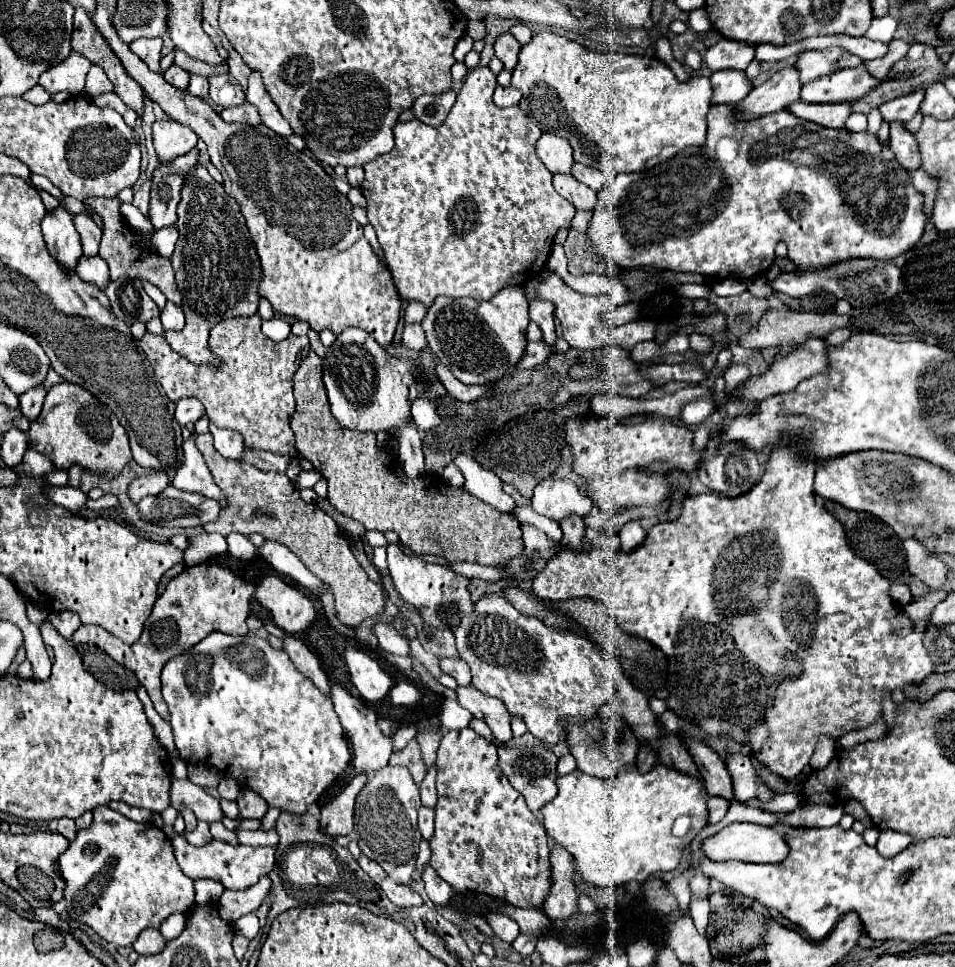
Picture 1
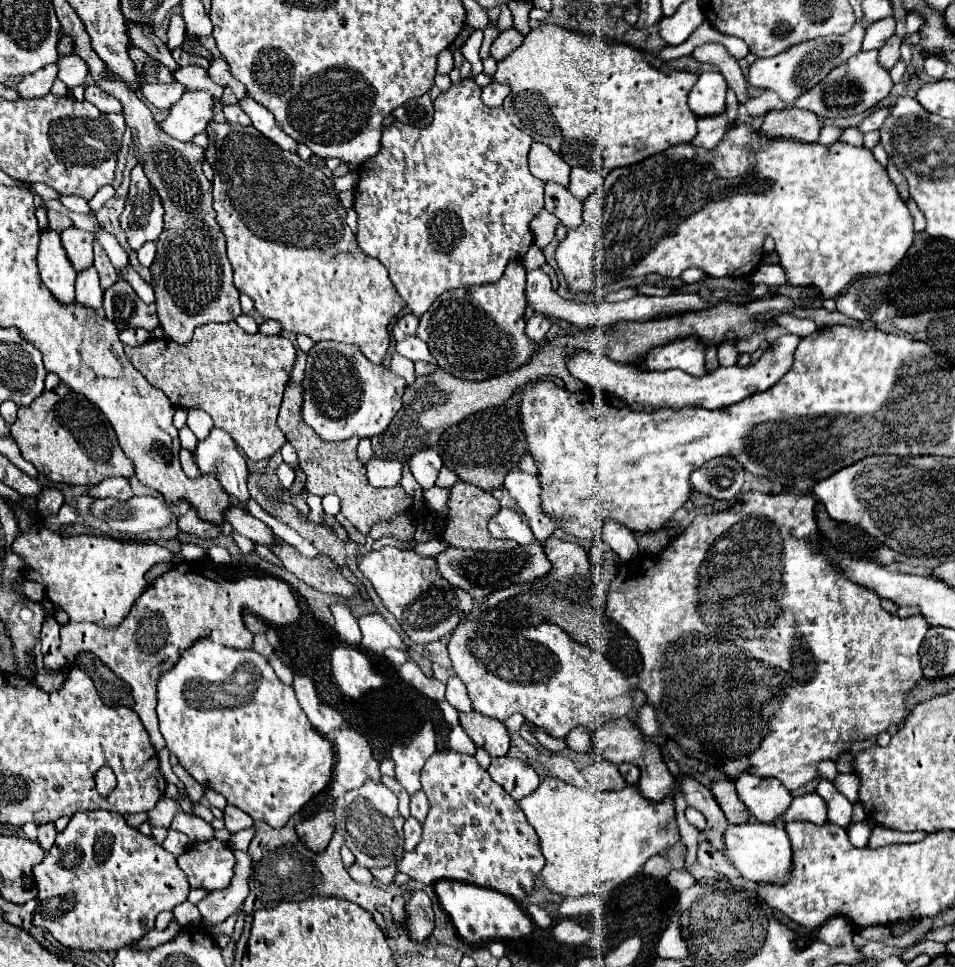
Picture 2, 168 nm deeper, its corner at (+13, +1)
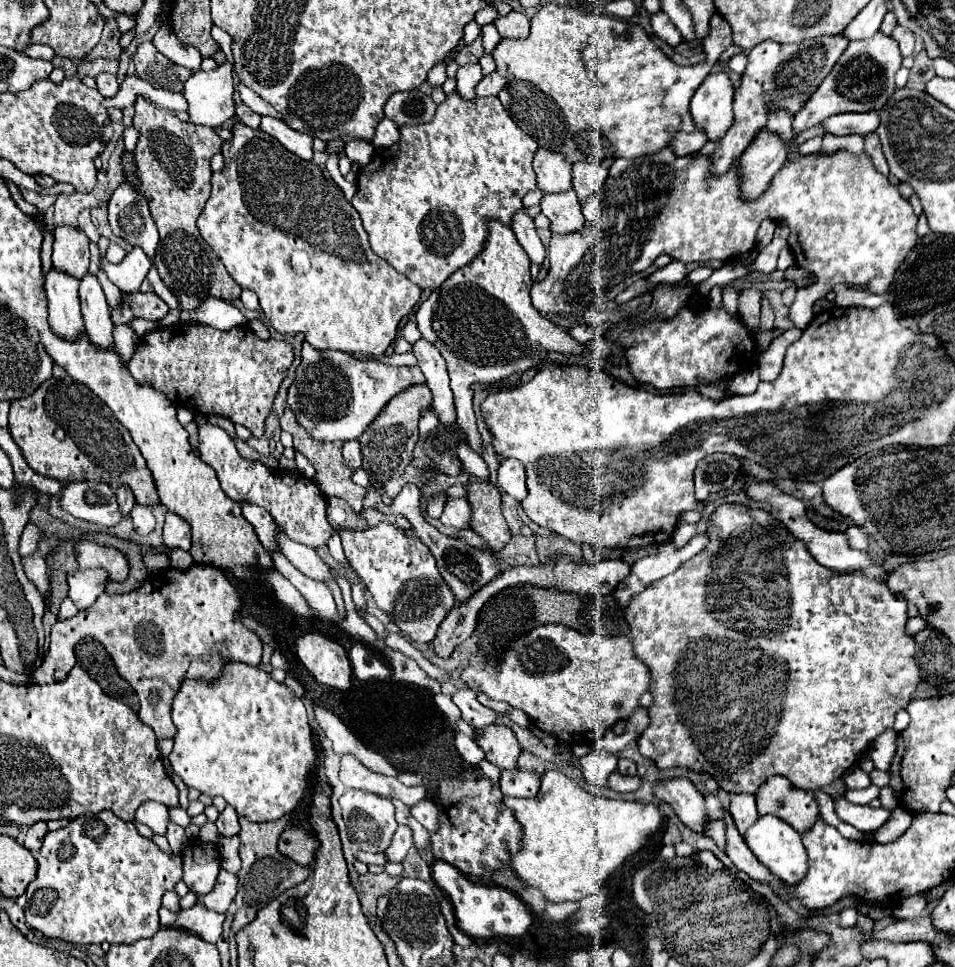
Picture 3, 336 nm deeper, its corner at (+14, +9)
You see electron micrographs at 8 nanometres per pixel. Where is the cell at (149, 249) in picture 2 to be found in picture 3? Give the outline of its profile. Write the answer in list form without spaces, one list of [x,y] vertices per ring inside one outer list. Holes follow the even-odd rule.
[[[133,248],[119,264],[111,264],[105,258],[101,264],[103,264],[107,278],[115,286],[119,286],[121,292],[125,292],[125,294],[137,292],[149,272],[149,268],[151,268],[151,262],[147,260],[145,252],[141,252],[141,248]]]

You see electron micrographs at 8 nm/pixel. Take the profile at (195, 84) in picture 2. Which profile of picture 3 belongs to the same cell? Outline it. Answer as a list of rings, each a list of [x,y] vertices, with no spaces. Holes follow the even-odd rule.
[[[163,24],[157,30],[157,34],[153,36],[153,44],[171,62],[175,62],[179,66],[185,66],[185,68],[189,68],[193,72],[197,72],[201,68],[201,54],[199,54],[199,50],[193,48],[193,46],[183,44],[175,36],[175,32],[171,28],[167,28],[167,24]]]

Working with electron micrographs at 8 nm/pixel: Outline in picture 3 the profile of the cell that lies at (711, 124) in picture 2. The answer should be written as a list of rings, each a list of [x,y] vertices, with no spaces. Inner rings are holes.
[[[679,132],[673,136],[673,140],[669,142],[669,148],[673,150],[675,156],[687,156],[687,154],[695,154],[699,152],[703,146],[707,144],[705,140],[705,132]]]

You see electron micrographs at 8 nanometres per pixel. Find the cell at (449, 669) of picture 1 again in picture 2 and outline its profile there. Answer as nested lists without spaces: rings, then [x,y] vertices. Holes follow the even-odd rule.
[[[450,676],[446,682],[446,700],[458,710],[458,712],[470,712],[472,704],[466,694],[466,686],[458,676]]]

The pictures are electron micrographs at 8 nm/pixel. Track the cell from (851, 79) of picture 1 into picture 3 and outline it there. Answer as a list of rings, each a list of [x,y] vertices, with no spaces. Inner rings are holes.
[[[877,32],[873,38],[849,42],[849,48],[837,60],[837,68],[821,82],[821,88],[809,98],[809,104],[793,120],[793,134],[799,136],[805,128],[811,128],[825,120],[825,116],[843,114],[843,112],[871,112],[881,110],[883,104],[895,92],[895,72],[901,68],[903,56],[899,52],[897,40]]]

